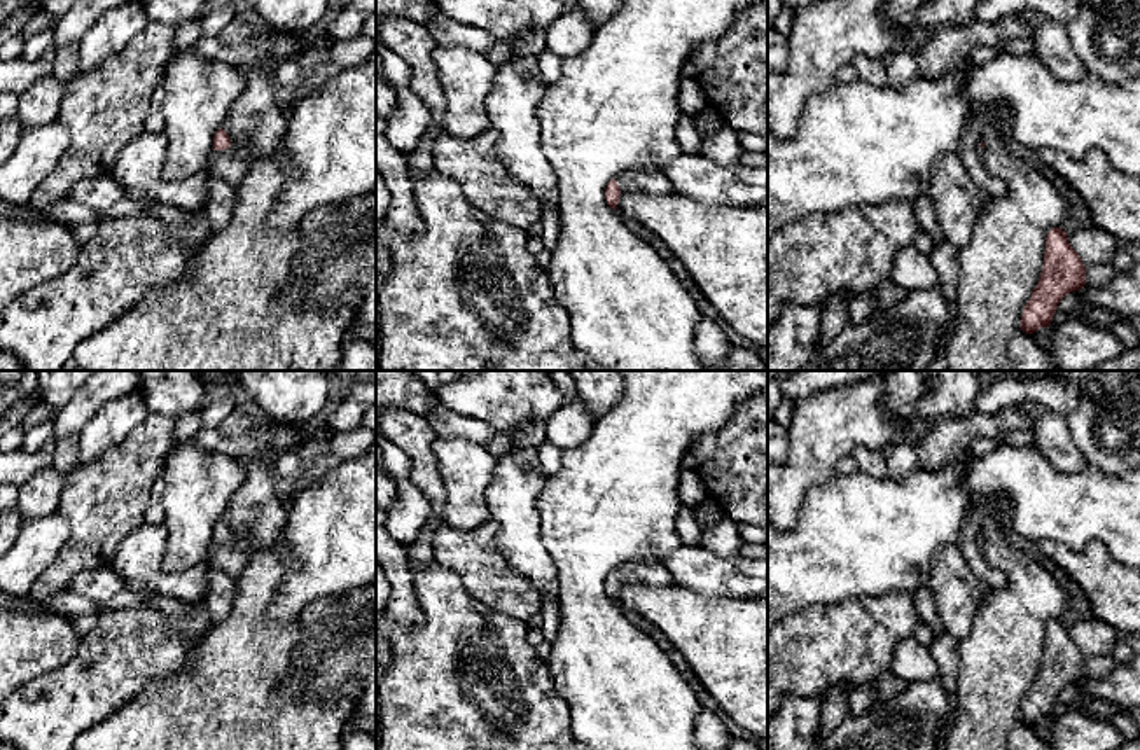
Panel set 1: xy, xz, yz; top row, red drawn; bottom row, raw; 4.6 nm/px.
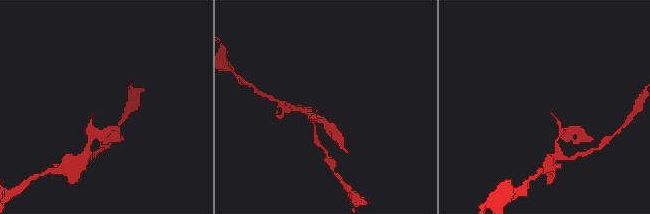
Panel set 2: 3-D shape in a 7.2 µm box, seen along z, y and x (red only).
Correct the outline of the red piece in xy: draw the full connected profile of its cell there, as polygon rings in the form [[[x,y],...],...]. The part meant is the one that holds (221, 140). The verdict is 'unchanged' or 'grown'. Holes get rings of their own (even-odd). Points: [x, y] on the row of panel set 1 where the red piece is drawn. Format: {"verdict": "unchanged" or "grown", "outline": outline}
{"verdict": "grown", "outline": [[[275,59],[238,66],[245,89],[213,136],[208,175],[238,187],[250,163],[273,152],[285,135],[288,117],[282,112],[282,93],[275,84]]]}

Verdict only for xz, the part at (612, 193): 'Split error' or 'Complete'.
Split error

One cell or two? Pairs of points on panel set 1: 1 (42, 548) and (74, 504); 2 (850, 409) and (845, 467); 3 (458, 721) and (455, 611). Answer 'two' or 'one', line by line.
1: two
2: two
3: one

